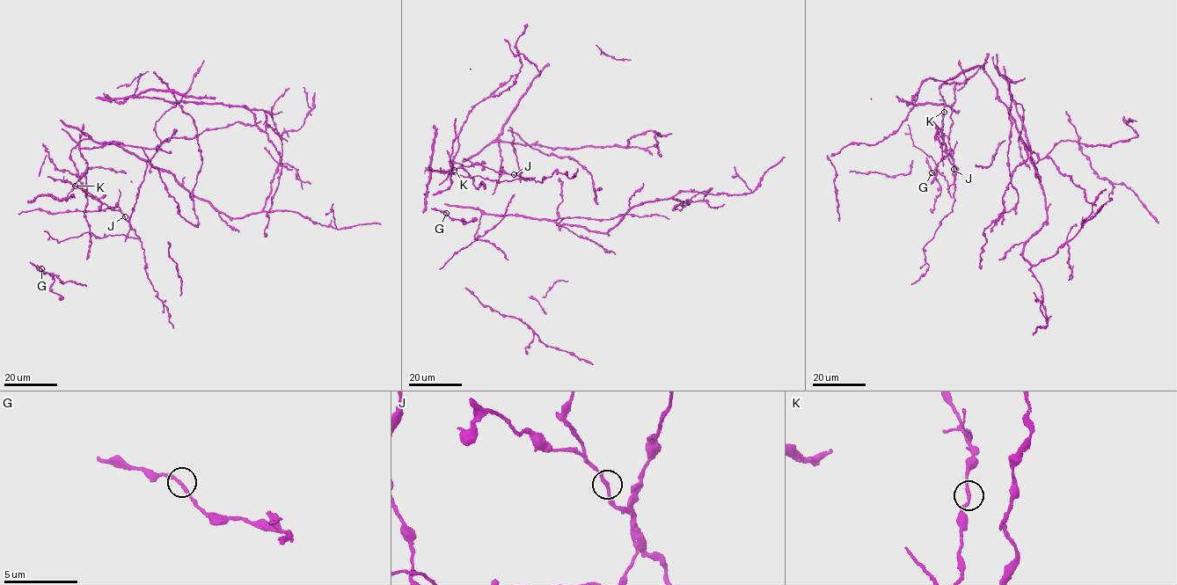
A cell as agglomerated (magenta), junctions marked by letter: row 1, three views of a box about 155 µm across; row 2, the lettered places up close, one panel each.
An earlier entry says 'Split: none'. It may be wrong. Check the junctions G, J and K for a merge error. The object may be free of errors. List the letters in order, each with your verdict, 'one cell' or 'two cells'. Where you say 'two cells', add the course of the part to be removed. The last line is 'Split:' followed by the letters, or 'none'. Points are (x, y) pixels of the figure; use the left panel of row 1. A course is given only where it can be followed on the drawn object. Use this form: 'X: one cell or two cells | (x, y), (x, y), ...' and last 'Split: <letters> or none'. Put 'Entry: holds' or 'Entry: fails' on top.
Entry: fails
G: one cell
J: two cells | (125, 216), (139, 237), (144, 250), (148, 278), (157, 293), (157, 298), (167, 309), (173, 328)
K: one cell
Split: J

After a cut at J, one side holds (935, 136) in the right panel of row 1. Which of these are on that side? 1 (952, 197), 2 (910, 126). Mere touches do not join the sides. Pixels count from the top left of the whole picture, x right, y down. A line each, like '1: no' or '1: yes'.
1: no
2: no

